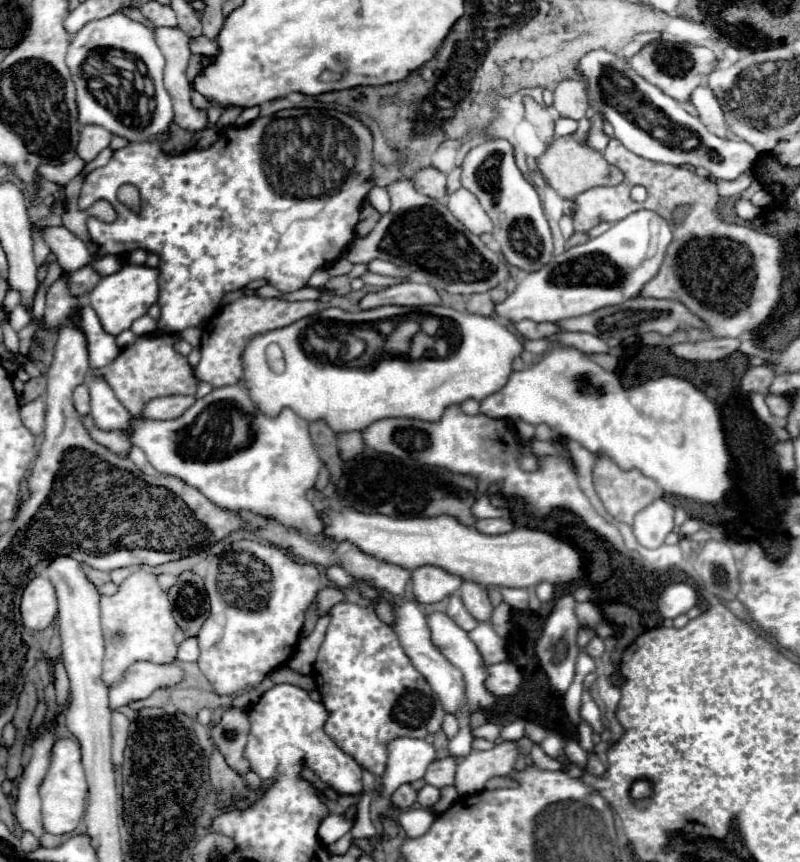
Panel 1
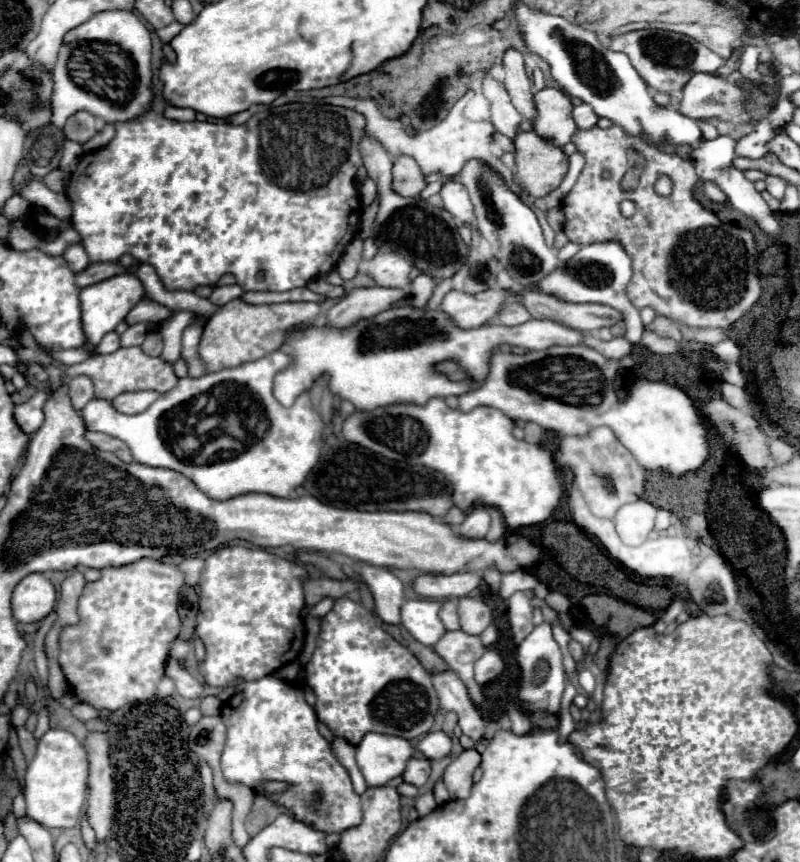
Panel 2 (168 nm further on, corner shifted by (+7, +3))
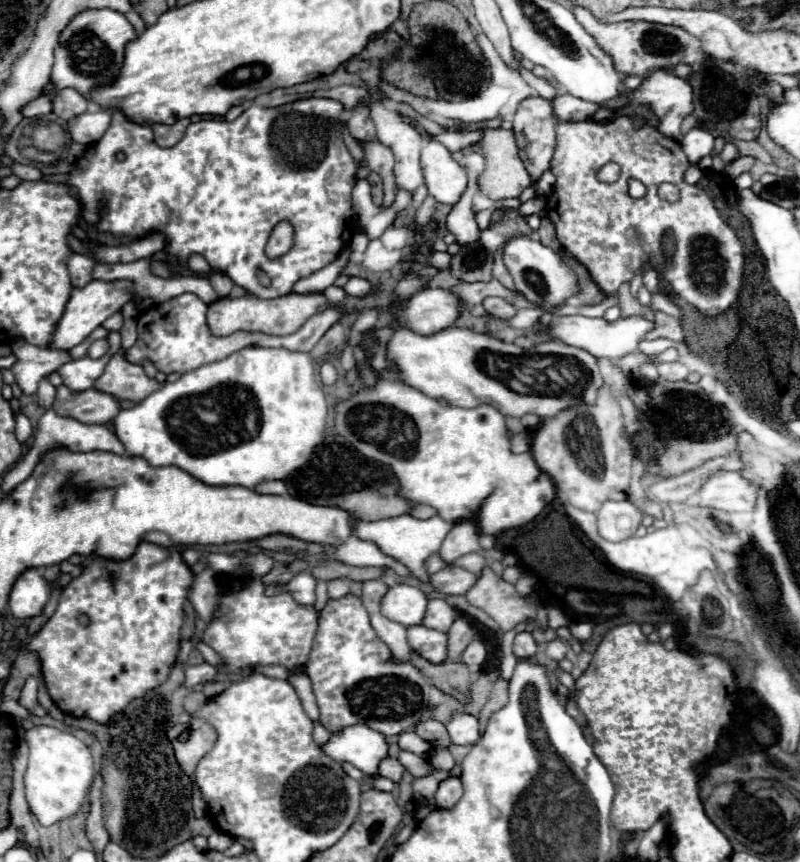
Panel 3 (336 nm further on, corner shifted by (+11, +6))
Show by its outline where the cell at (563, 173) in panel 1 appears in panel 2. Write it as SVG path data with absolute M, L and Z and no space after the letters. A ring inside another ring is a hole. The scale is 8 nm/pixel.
M518 132L512 144L516 150L514 182L534 198L556 190L568 170L568 158L562 148L550 148L534 132Z

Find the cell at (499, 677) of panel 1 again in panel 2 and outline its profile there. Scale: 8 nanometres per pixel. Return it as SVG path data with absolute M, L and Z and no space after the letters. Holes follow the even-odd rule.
M488 648L474 664L474 680L484 686L486 682L494 680L496 676L500 676L504 670L504 662L500 658L500 654L494 648Z

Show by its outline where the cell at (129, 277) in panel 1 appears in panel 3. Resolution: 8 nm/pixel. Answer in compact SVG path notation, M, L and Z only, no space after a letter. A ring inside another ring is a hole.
M90 281L84 287L78 287L72 291L70 301L66 305L66 311L56 327L56 333L52 337L54 349L66 349L70 351L72 347L80 345L96 327L100 327L110 315L120 311L128 301L132 301L134 289L130 281Z

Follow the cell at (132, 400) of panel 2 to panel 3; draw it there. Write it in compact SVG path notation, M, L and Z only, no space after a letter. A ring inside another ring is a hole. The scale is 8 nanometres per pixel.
M60 385L56 389L56 401L52 409L58 415L66 415L82 423L102 425L102 423L110 423L118 415L120 403L110 393L100 393L96 389L72 393L64 385Z

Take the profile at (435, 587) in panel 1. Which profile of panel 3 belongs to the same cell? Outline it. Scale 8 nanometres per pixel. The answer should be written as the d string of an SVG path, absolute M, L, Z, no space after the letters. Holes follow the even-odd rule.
M446 567L430 577L430 585L444 595L464 595L476 581L476 575L462 567Z

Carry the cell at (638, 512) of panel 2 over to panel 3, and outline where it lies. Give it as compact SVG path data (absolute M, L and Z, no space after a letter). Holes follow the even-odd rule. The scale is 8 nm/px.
M606 501L596 513L598 531L608 541L624 541L634 537L642 523L644 511L632 501Z

